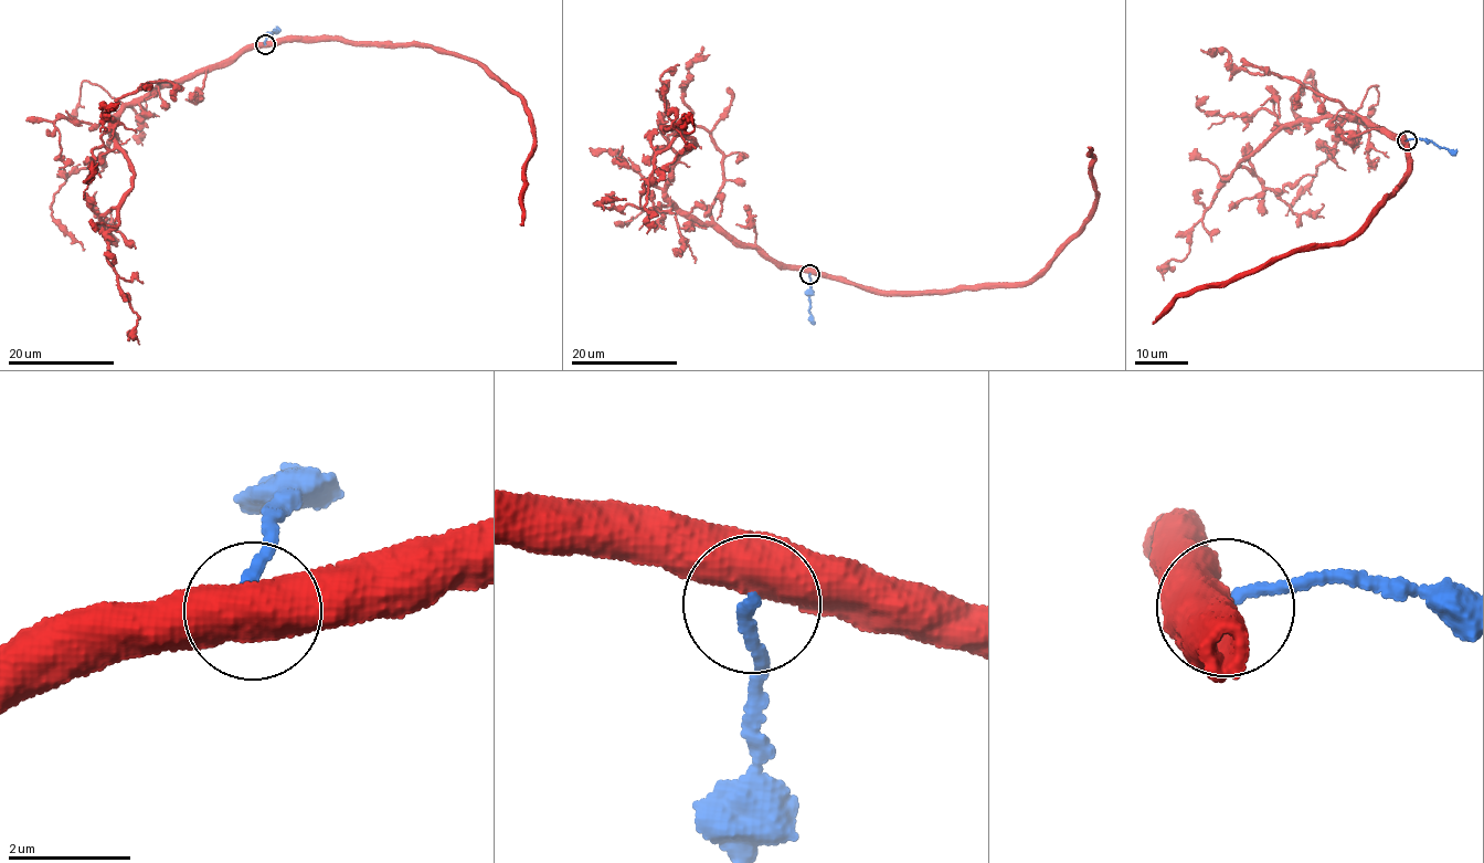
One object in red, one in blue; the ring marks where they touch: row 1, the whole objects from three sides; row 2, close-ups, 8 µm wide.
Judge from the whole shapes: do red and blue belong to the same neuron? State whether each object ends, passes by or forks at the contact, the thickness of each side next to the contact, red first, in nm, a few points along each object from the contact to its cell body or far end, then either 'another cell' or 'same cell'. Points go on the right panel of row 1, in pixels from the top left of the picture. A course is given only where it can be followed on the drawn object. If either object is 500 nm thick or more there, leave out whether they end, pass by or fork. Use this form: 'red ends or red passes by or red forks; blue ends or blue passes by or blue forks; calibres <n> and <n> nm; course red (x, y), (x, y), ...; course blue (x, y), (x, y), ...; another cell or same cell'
calibres 550 and 180 nm; course red (1406, 140), (1403, 134), (1350, 116), (1282, 125), (1220, 180), (1193, 229), (1189, 253), (1170, 260), (1163, 280); course blue (1407, 140), (1429, 139), (1445, 149), (1456, 148); another cell

